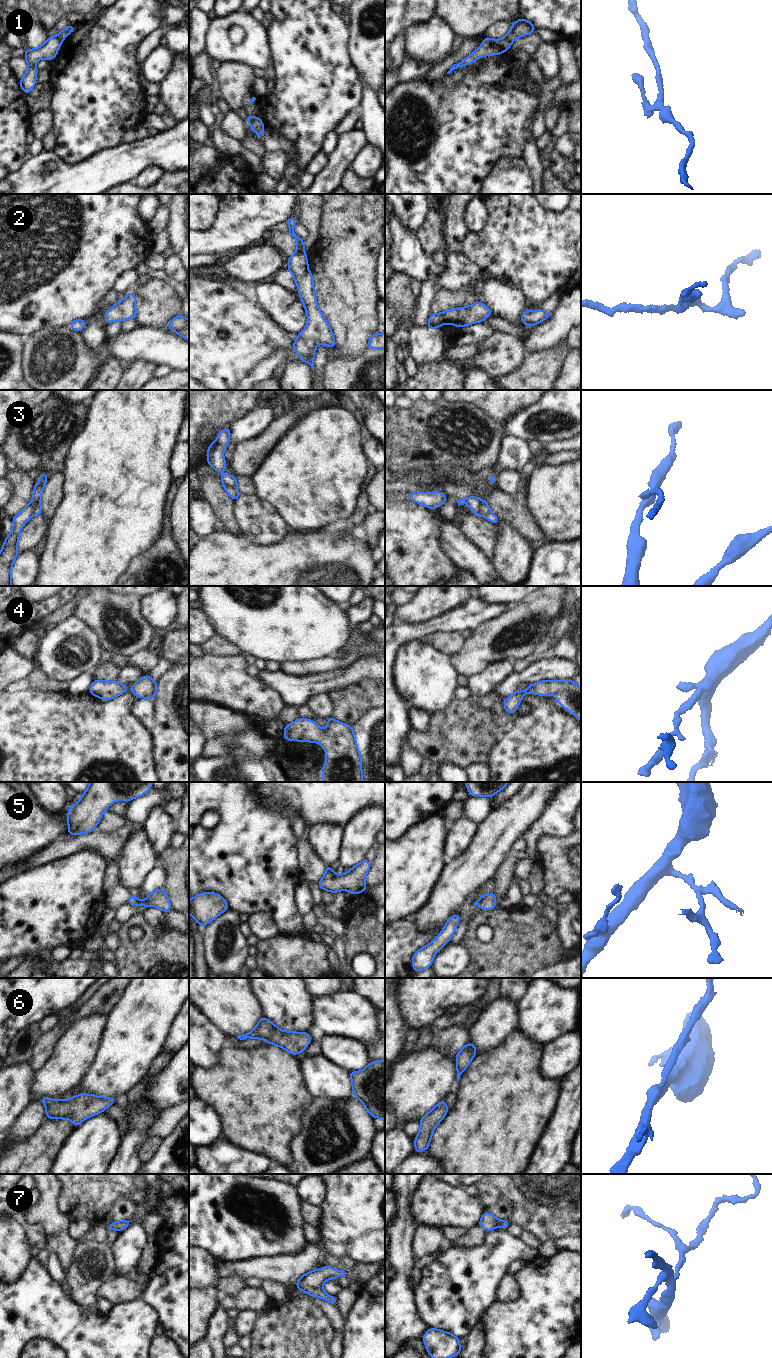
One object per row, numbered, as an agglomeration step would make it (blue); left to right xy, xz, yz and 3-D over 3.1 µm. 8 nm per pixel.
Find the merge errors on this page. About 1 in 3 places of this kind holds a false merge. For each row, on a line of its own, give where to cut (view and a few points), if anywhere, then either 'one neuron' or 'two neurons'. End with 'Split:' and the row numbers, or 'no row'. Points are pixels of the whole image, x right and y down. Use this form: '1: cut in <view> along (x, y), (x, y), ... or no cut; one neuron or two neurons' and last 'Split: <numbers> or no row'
1: cut in yz along (505, 36), (511, 42); two neurons
2: no cut; one neuron
3: cut in yz along (480, 498), (481, 513), (483, 515); two neurons
4: no cut; one neuron
5: cut in xz along (335, 874), (330, 878), (322, 878); two neurons
6: no cut; one neuron
7: no cut; one neuron
Split: 1, 3, 5

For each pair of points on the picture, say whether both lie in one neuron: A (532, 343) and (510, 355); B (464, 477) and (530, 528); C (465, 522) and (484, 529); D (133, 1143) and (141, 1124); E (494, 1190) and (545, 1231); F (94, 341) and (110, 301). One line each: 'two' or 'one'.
A: two
B: one
C: one
D: one
E: one
F: one

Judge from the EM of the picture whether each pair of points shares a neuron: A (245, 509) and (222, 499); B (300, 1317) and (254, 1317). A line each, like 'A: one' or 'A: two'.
A: two
B: two

